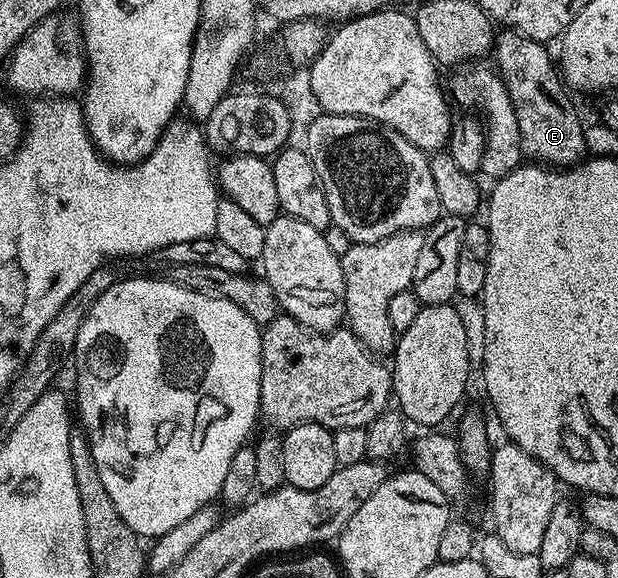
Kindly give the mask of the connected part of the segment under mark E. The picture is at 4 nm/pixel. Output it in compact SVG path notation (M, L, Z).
M506 28L494 39L493 65L504 80L512 108L516 108L516 124L520 128L523 155L550 168L569 168L583 161L587 153L586 134L565 92L558 90L564 86L564 82L555 59L553 62L546 50L549 49L543 43Z

